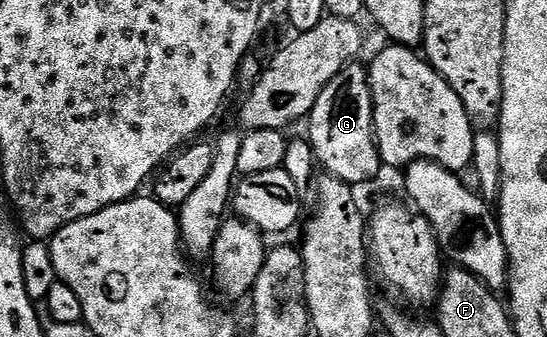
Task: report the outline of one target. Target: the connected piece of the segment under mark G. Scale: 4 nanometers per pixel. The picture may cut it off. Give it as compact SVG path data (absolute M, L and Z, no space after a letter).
M350 63L318 95L318 103L314 103L311 113L306 118L308 132L306 138L312 145L315 164L329 177L342 179L347 185L359 187L363 181L372 181L382 170L380 152L376 150L376 135L372 131L372 92L368 86L367 68L360 63Z

